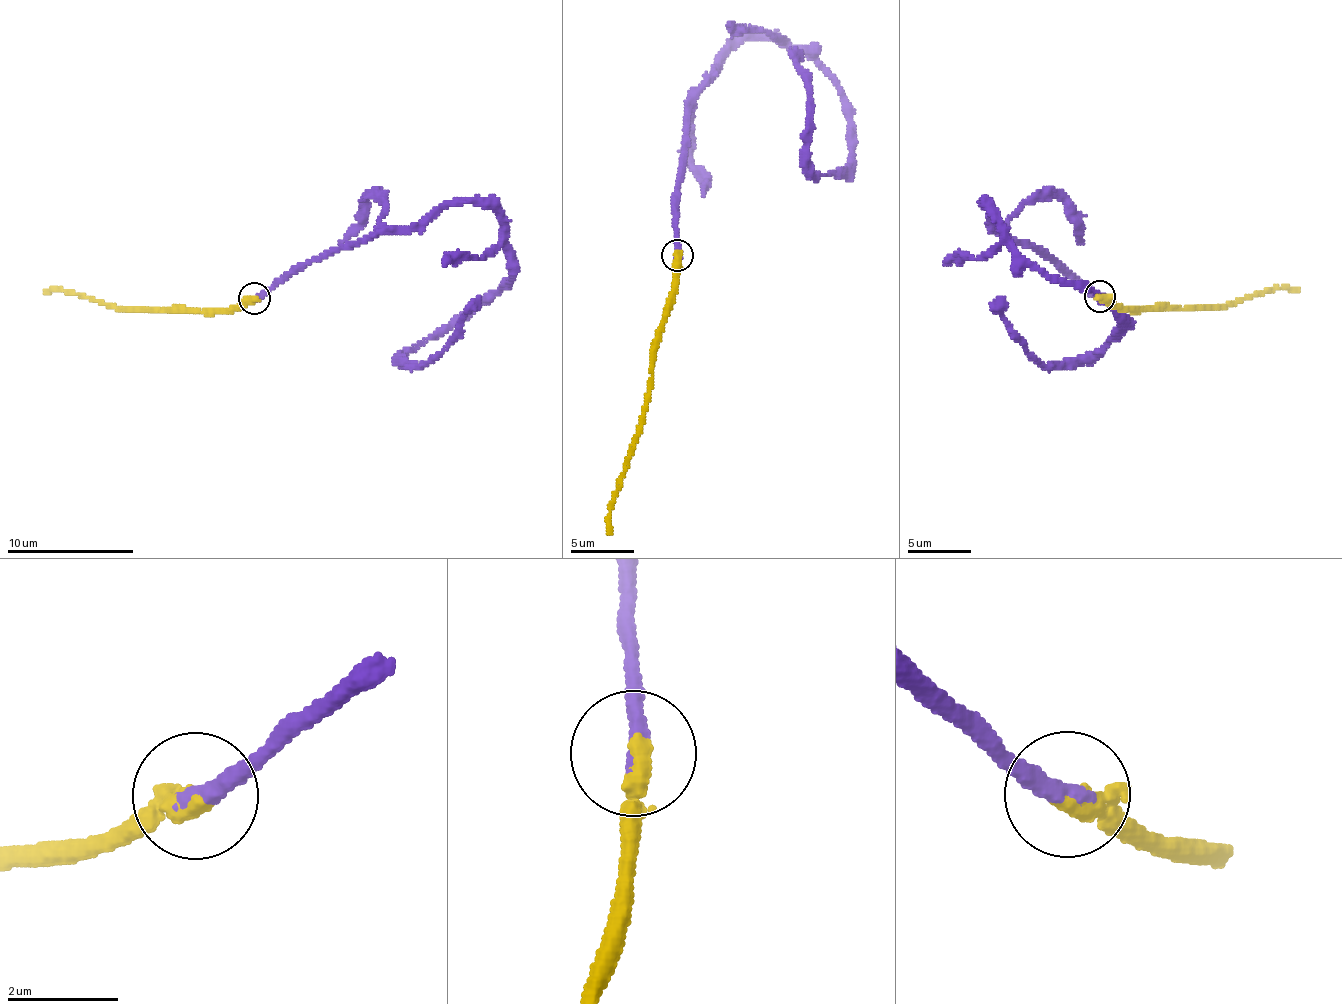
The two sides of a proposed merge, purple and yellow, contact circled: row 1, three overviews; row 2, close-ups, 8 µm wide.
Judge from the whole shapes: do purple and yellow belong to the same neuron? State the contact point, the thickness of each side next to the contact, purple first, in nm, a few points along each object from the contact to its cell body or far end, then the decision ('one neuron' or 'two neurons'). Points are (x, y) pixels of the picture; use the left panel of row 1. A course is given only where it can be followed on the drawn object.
at (254, 298); 360 nm thick on the purple side, 340 nm on the other; purple runs (255, 297), (340, 248), (462, 201), (497, 214), (512, 279), (402, 351), (405, 364), (432, 359), (479, 296); yellow runs (255, 297), (249, 297), (226, 309), (164, 312), (120, 311), (67, 291), (44, 293); one neuron

